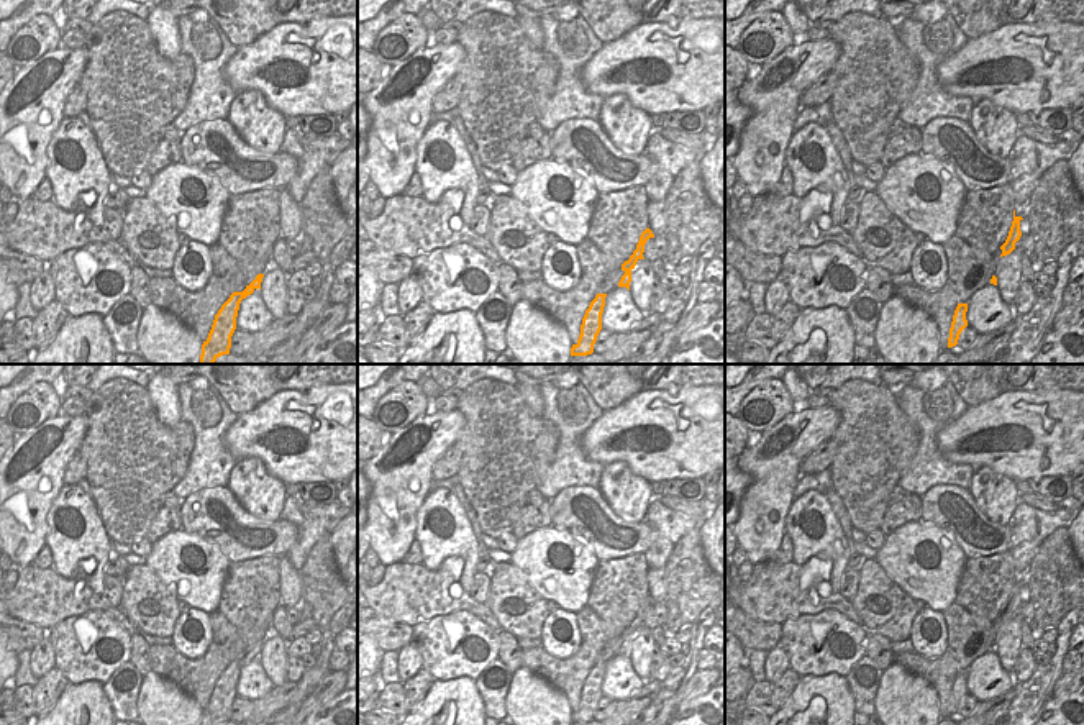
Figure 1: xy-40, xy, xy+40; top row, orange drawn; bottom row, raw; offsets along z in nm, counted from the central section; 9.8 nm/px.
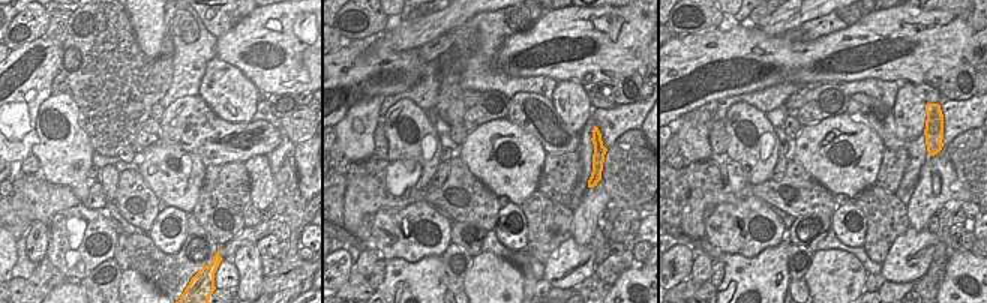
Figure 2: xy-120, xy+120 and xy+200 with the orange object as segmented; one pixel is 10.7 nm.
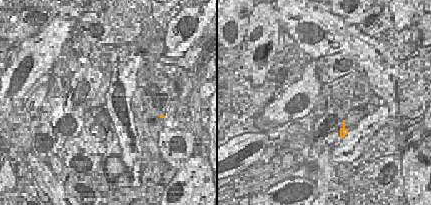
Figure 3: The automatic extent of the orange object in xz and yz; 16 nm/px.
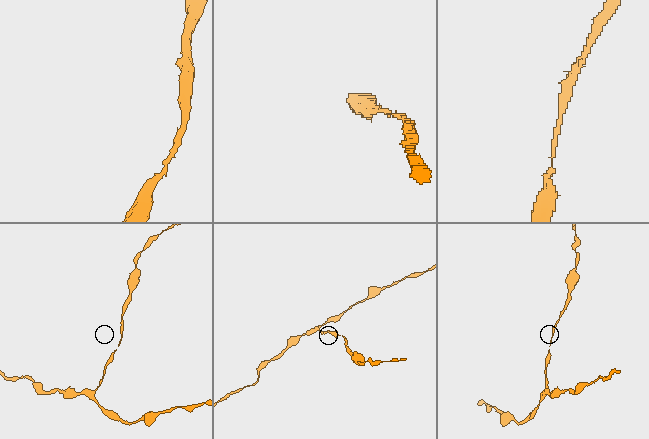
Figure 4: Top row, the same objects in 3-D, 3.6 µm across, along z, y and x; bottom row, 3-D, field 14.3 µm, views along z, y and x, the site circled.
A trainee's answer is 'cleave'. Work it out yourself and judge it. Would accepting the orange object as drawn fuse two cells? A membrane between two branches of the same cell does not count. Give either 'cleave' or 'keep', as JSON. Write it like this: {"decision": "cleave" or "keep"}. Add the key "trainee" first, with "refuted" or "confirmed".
{"trainee": "refuted", "decision": "keep"}

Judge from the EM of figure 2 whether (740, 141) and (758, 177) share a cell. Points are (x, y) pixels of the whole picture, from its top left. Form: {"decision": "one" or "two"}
{"decision": "one"}

